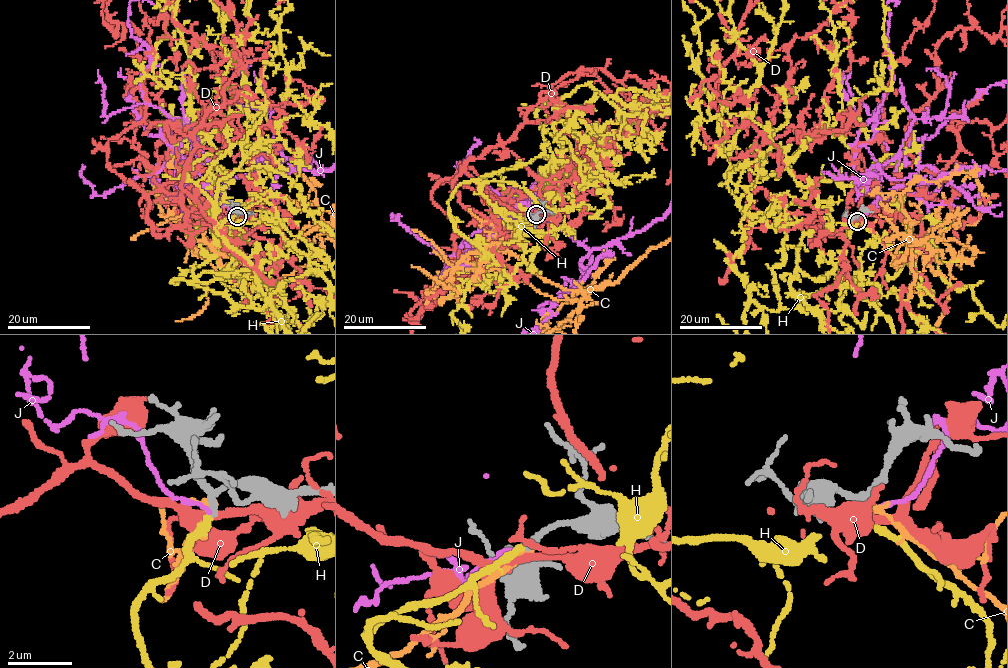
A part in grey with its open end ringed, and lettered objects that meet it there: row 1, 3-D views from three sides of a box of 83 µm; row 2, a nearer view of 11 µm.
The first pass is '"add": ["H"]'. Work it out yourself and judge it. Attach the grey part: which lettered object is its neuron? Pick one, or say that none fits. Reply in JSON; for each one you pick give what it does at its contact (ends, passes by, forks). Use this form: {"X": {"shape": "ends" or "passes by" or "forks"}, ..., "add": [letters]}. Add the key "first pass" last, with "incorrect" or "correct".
{"H": {"shape": "ends"}, "add": ["H"], "first pass": "correct"}

